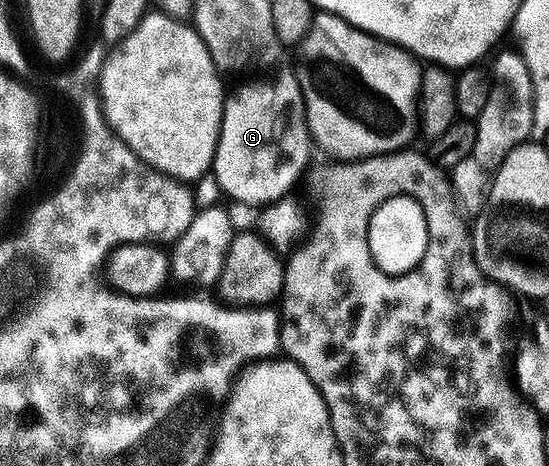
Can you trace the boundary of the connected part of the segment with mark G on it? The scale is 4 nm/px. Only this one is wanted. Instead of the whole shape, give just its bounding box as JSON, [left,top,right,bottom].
[213,73,313,208]

